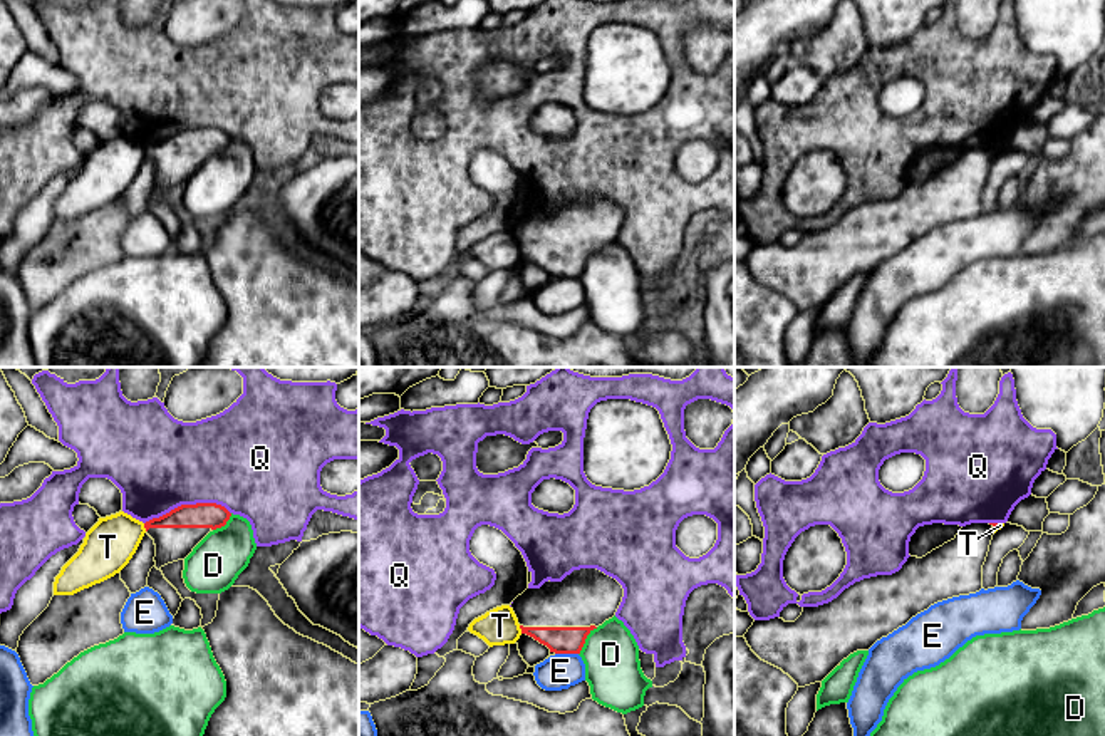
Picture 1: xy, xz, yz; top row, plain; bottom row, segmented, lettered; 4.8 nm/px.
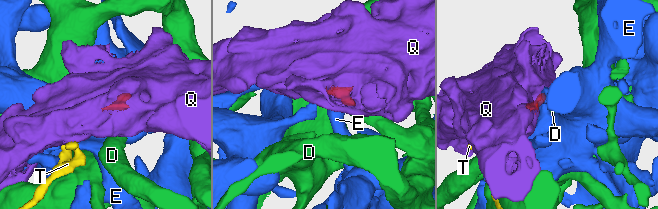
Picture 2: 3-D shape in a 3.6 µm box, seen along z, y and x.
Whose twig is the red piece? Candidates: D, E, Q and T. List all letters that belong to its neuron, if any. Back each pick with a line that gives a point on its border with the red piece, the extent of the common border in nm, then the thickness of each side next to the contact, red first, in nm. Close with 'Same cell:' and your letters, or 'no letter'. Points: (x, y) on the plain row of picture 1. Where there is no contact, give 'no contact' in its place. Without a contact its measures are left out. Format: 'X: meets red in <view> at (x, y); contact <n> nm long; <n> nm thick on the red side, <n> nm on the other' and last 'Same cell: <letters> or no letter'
Same cell: no letter

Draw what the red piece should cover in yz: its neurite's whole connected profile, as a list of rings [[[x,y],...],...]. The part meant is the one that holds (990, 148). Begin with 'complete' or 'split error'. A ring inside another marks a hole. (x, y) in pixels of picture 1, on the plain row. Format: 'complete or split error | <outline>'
split error | [[[966,149],[926,181],[909,181],[899,196],[864,203],[828,228],[803,231],[795,246],[755,245],[744,263],[798,312],[822,307],[850,278],[869,275],[931,230],[979,216],[996,149]]]

